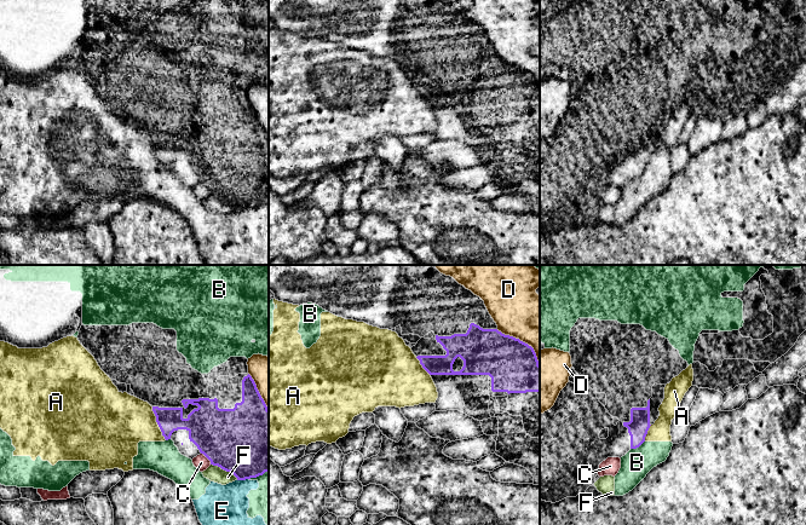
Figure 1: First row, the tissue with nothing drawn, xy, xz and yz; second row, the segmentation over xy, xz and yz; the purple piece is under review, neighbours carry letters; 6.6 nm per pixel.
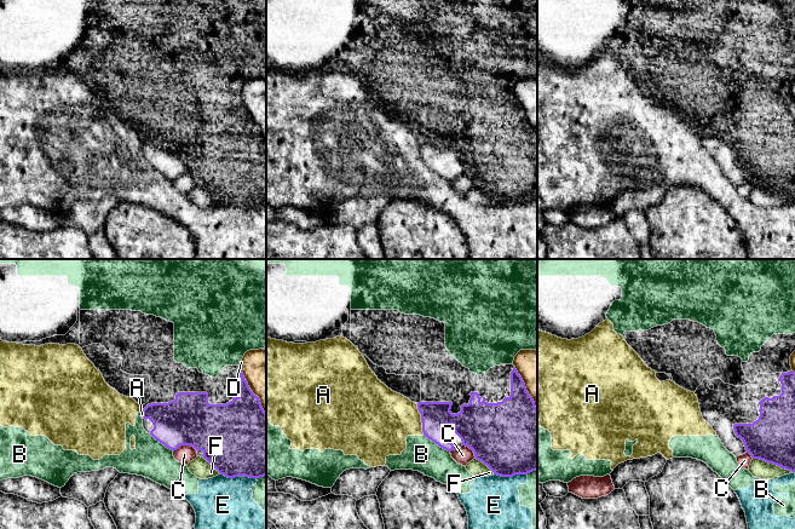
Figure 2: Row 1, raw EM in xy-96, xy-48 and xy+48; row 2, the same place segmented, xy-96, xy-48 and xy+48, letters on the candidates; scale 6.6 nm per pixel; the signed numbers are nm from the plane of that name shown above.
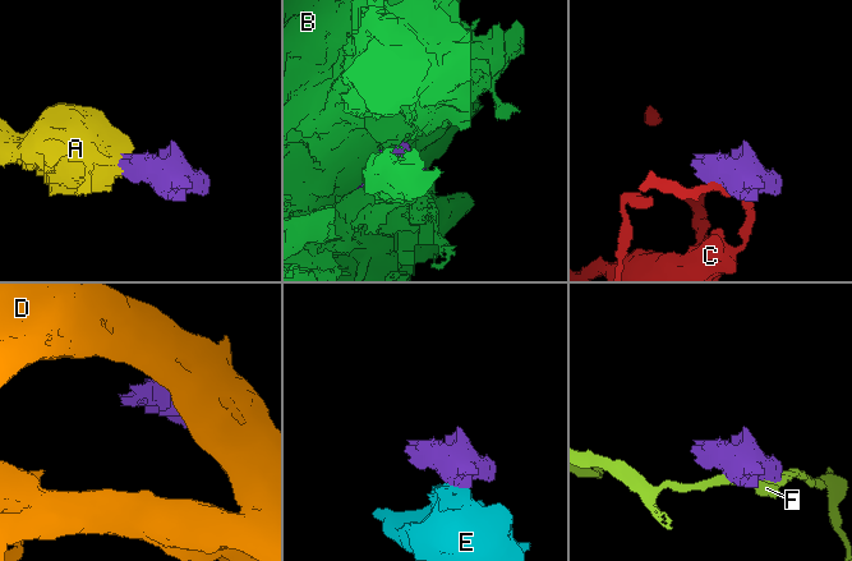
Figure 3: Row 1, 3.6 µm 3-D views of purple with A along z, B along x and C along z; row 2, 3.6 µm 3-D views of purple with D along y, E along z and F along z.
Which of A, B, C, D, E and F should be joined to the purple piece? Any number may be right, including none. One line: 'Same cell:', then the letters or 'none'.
Same cell: none

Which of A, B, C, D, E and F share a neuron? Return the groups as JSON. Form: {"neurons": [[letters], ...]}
{"neurons": [["A", "E"], ["B"], ["C"], ["D"], ["F"]]}

